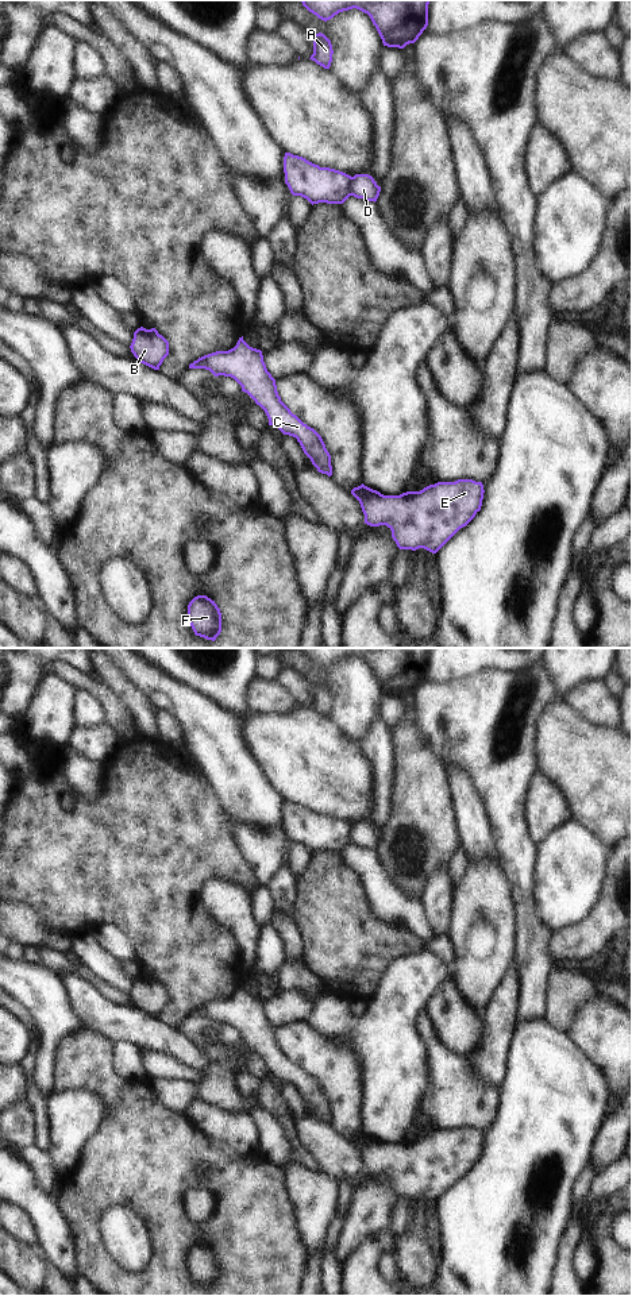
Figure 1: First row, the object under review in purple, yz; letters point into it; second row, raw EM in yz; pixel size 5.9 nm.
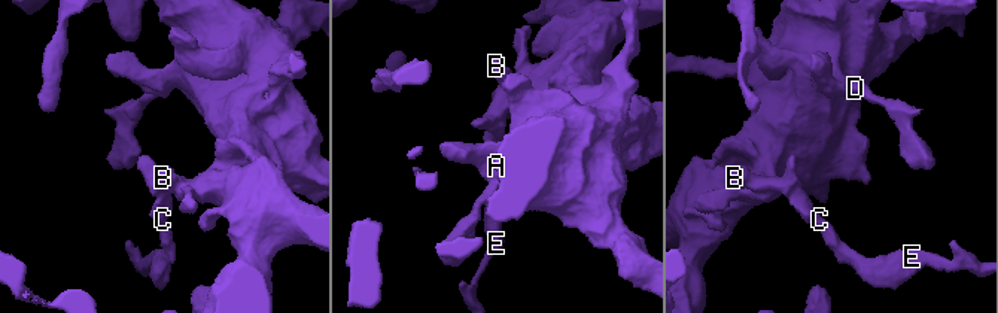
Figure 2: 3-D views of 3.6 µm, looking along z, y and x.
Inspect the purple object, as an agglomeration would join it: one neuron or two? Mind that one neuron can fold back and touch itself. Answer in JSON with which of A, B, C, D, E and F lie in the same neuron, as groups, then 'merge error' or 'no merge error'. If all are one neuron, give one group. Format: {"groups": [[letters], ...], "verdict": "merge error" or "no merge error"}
{"groups": [["A", "B", "C", "E", "F"], ["D"]], "verdict": "merge error"}

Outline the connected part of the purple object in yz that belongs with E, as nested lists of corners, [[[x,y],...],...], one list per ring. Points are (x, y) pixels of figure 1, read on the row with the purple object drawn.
[[[473,479],[438,482],[420,491],[406,491],[400,495],[384,495],[363,483],[351,490],[370,526],[386,525],[400,549],[424,548],[436,554],[460,528],[466,526],[481,510],[483,485]]]

